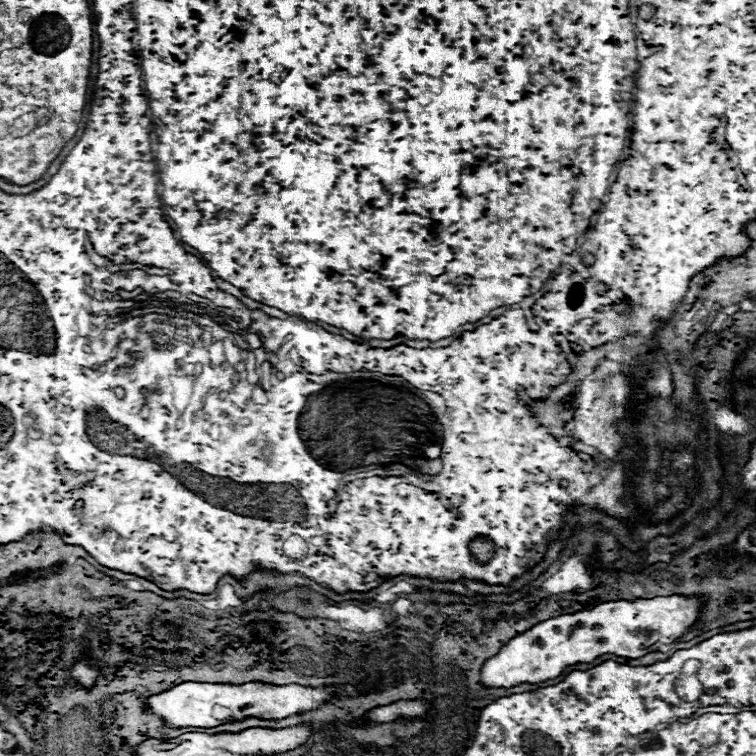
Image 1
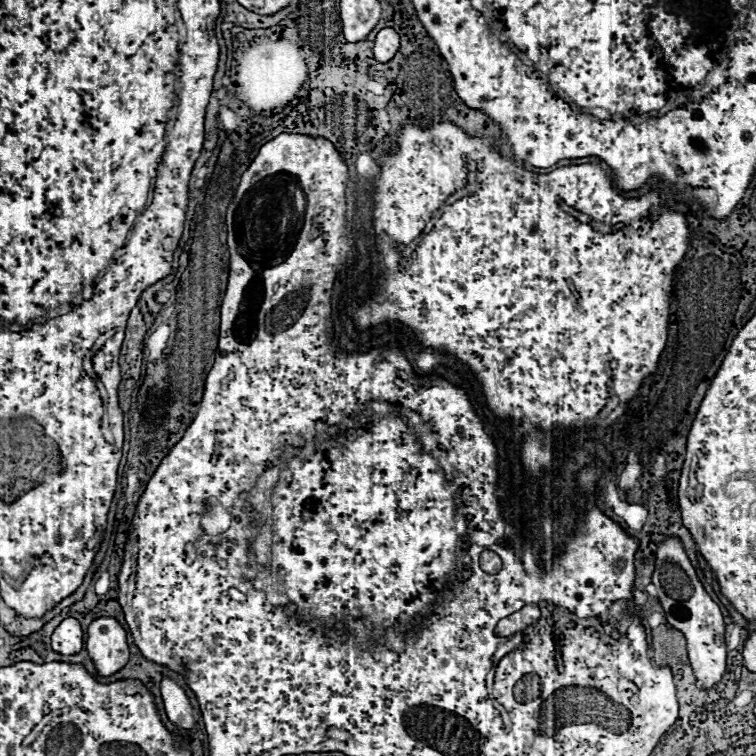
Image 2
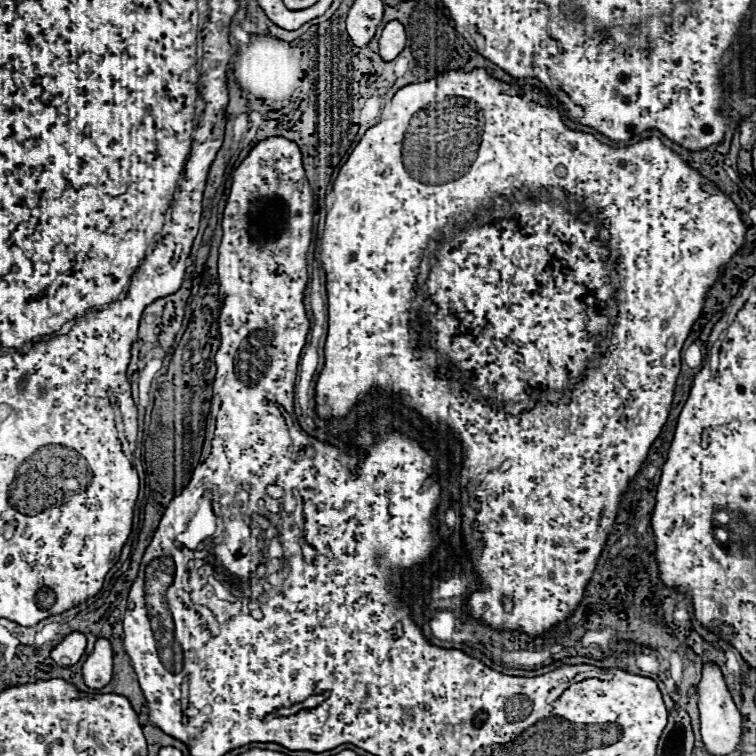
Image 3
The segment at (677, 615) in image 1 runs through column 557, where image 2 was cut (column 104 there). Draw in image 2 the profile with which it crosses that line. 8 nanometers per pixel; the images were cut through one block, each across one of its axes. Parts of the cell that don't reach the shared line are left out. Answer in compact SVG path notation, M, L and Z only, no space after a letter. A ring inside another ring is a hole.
M96 618L88 626L86 650L100 676L116 674L130 656L126 632L114 618Z

